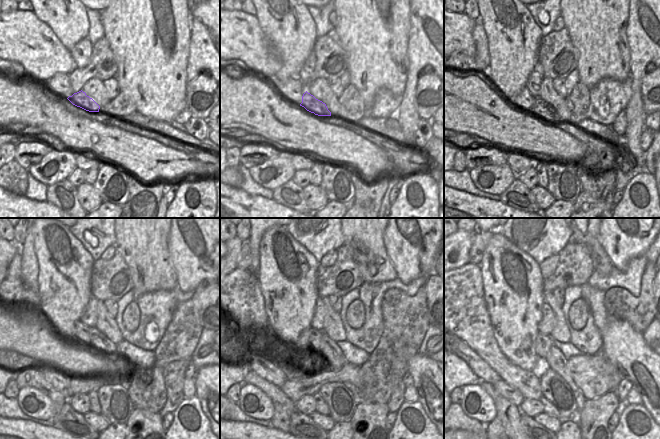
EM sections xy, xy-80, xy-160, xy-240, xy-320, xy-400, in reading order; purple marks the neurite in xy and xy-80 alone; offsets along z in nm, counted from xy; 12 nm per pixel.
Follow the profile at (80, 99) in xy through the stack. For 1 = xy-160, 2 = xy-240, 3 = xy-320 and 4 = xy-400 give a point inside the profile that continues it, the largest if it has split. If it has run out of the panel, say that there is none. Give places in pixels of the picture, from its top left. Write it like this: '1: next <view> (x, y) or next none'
1: next xy-160 (542, 109)
2: next xy-240 (99, 341)
3: next xy-320 (332, 353)
4: next xy-400 (555, 359)

